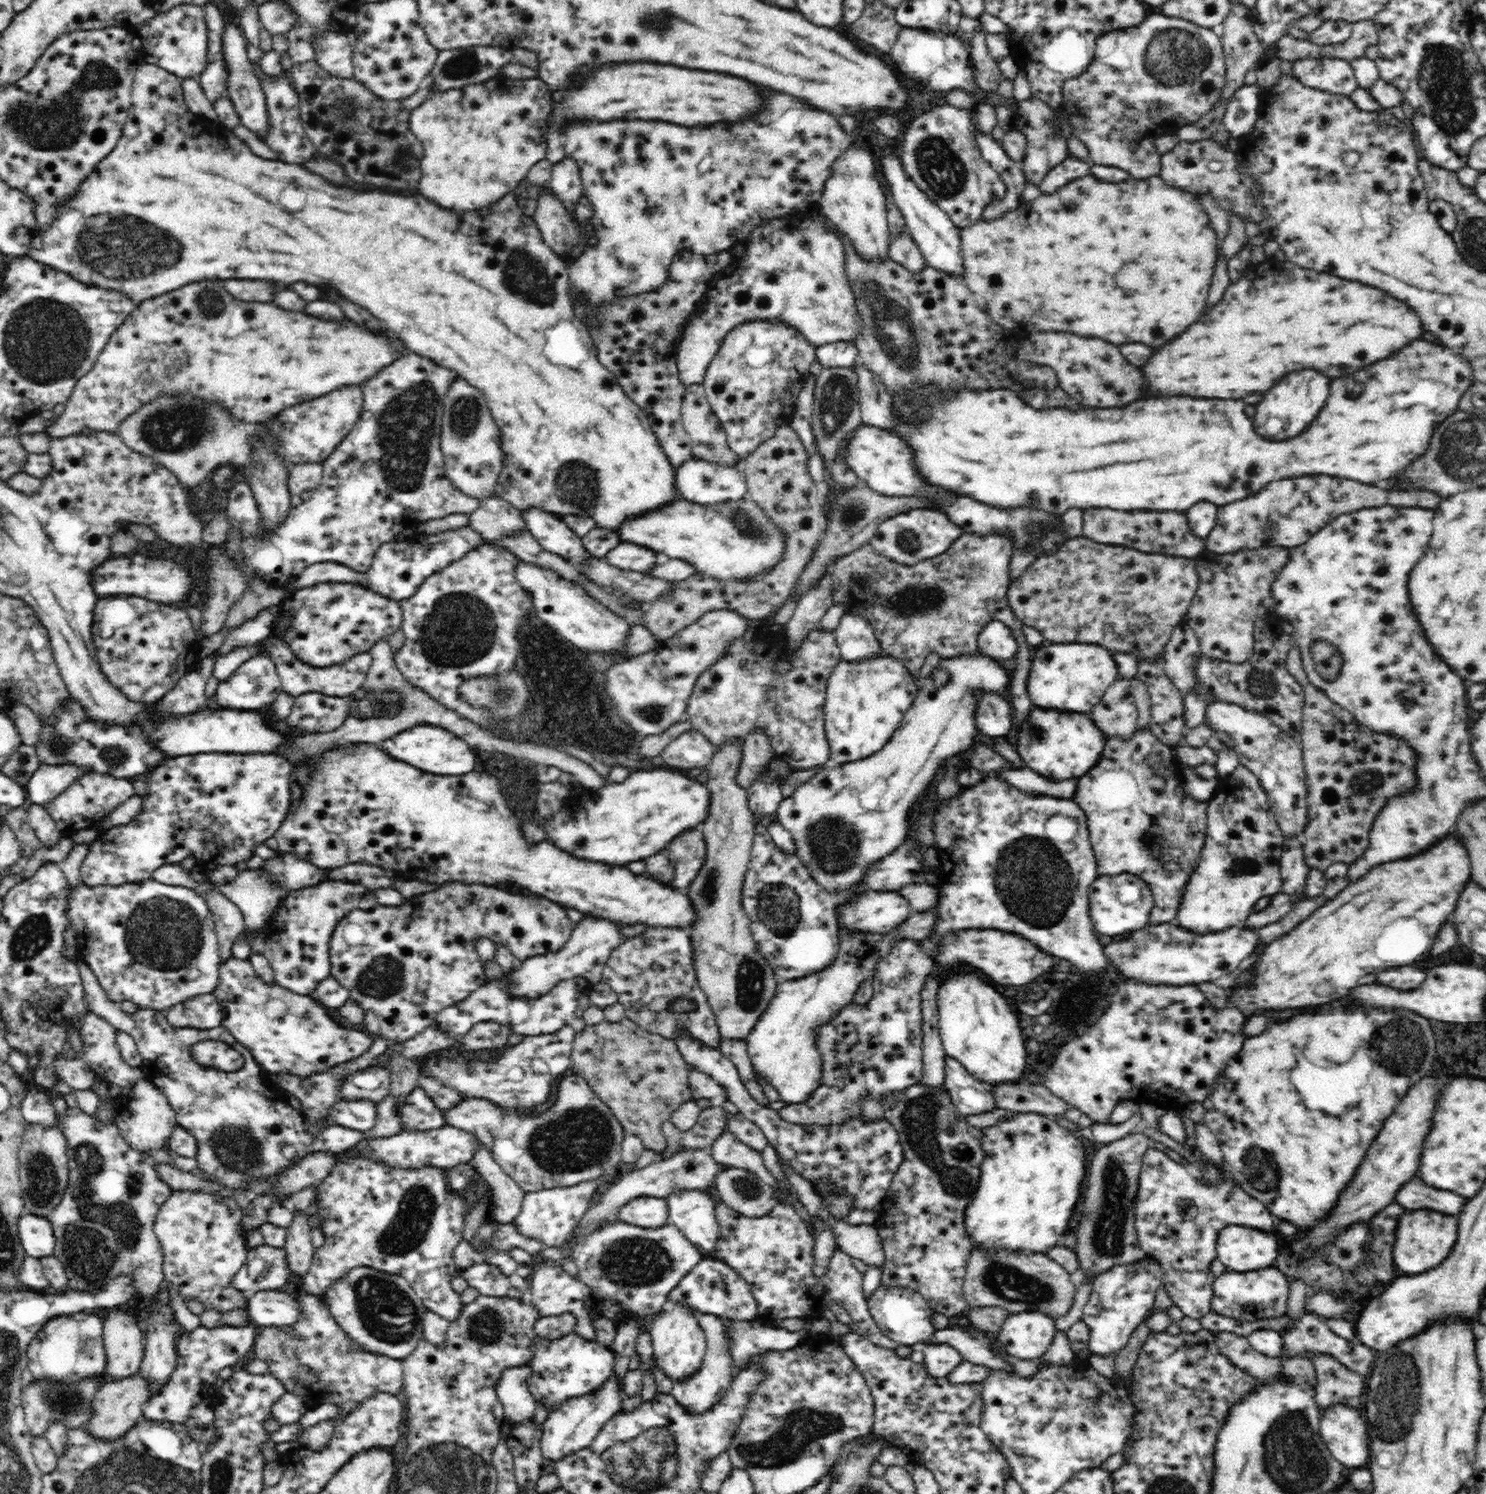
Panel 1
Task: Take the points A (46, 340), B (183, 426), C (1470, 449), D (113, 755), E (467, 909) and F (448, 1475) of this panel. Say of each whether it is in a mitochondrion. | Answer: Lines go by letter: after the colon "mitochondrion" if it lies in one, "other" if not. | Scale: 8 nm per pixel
A: mitochondrion
B: mitochondrion
C: mitochondrion
D: mitochondrion
E: mitochondrion
F: mitochondrion

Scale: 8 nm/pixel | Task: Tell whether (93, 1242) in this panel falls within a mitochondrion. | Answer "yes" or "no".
yes

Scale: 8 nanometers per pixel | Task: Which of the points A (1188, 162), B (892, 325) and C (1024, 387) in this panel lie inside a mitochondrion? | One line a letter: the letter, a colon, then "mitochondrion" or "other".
A: other
B: mitochondrion
C: other

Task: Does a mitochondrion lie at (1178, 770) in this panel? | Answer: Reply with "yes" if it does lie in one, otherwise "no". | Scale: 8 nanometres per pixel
no

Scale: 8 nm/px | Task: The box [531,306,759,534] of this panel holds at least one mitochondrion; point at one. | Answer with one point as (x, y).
(576, 483)

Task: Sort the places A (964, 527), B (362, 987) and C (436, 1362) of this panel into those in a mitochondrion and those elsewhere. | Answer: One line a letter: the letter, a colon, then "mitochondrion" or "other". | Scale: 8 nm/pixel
A: other
B: mitochondrion
C: other

